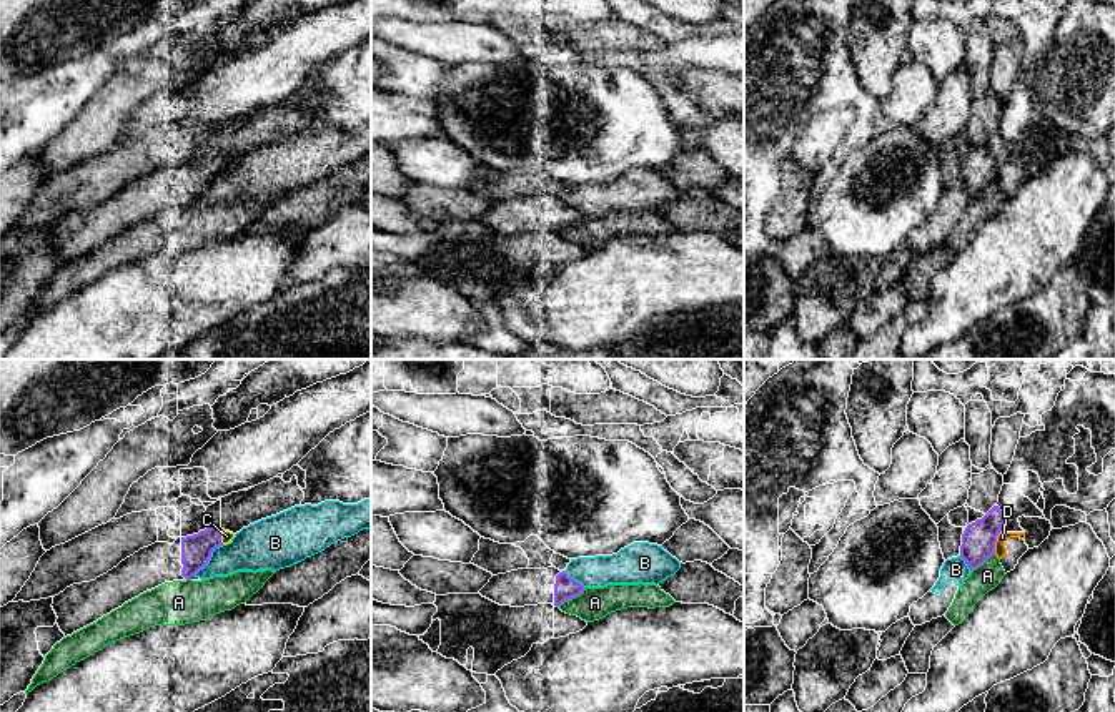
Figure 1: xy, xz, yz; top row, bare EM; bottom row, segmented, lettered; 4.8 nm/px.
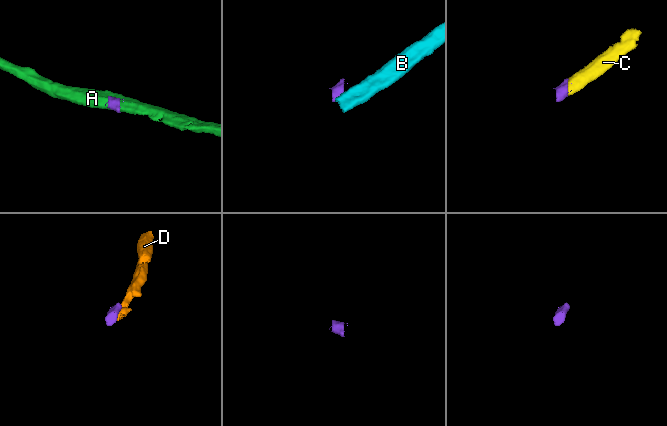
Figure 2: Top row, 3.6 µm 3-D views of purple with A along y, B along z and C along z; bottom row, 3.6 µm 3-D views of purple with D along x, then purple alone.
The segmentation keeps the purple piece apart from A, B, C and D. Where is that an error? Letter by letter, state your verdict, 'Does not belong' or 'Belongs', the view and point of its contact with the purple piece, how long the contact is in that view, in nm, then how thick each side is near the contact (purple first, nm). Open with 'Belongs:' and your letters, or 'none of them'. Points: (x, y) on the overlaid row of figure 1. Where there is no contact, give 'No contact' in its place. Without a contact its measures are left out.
Belongs: C
A: Does not belong. Touches purple at xz (571, 598). Shared border 160 nm. Thickness 110 nm (purple) against 160 nm
B: Does not belong. Touches purple at xy (208, 559). Shared border 220 nm. Thickness 150 nm (purple) against 220 nm
C: Belongs. Touches purple at xy (220, 536). Shared border 70 nm. Thickness 150 nm (purple) against 60 nm
D: Does not belong. Touches purple at yz (996, 541). Shared border 130 nm. Thickness 160 nm (purple) against 60 nm

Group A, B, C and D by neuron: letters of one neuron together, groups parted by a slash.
A / B / C / D

